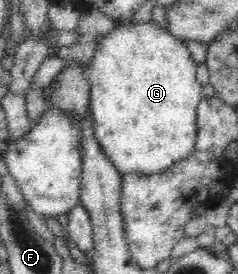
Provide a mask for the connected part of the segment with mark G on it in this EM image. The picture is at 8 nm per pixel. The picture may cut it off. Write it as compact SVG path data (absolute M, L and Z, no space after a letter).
M130 19L116 23L117 25L106 36L103 36L103 39L97 44L94 56L86 68L87 79L90 83L90 112L94 119L94 135L96 135L98 143L100 143L102 151L108 155L110 162L114 163L116 171L120 173L120 178L132 171L138 173L138 175L165 171L173 164L179 163L181 160L186 159L187 156L190 156L197 140L197 106L203 97L202 93L200 93L203 86L197 82L197 62L192 59L186 42L172 36L167 29L160 27L152 19L138 24L133 24Z

